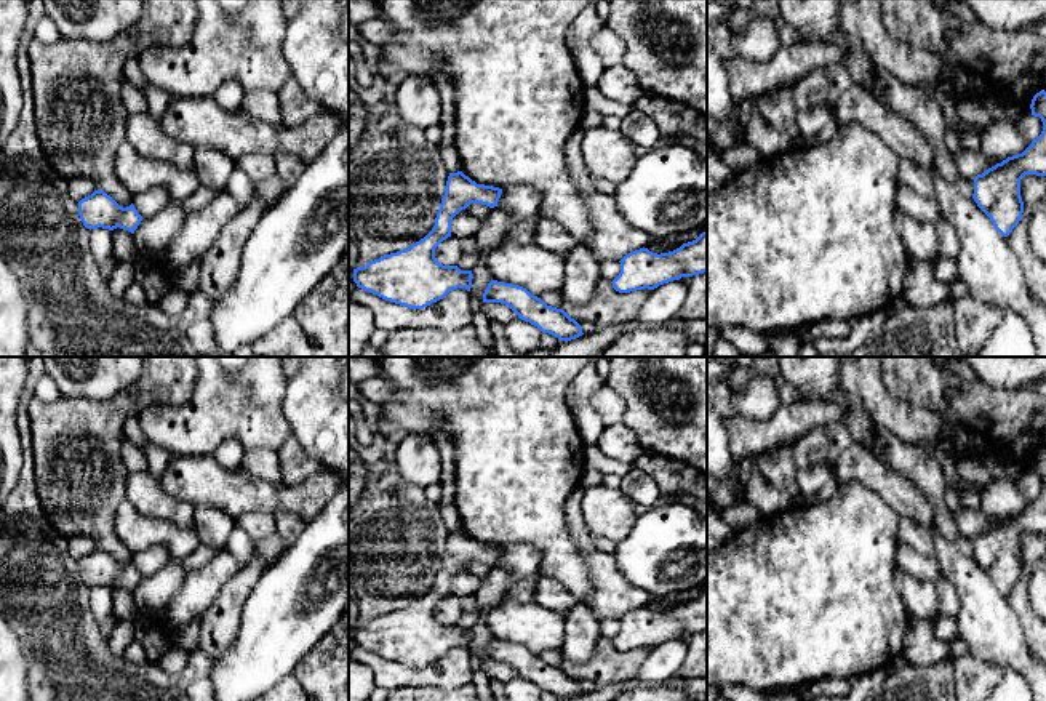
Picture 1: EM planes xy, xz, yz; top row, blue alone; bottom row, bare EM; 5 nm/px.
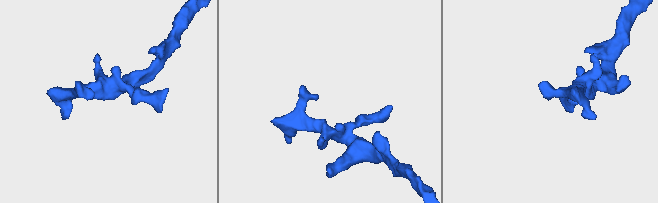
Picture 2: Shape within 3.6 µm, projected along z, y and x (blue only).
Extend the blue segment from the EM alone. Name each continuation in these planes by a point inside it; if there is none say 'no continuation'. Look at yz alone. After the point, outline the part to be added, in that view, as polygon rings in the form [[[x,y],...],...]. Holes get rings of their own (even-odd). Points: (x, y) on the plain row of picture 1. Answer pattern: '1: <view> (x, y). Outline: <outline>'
no continuation

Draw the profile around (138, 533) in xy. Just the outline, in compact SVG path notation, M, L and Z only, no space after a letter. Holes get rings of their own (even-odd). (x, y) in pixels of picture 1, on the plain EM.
M126 498L117 507L114 527L120 541L133 555L162 546L170 552L170 557L182 559L202 544L194 530L144 517Z

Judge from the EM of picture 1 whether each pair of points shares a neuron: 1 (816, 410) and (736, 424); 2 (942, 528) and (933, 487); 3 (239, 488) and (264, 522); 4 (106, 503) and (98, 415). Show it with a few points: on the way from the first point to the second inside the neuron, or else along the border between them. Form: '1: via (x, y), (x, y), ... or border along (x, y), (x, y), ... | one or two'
1: via (797, 418), (781, 429), (755, 429) | one
2: via (942, 519), (936, 496) | one
3: border along (272, 512), (243, 512), (235, 519) | two
4: via (106, 480), (112, 456), (98, 437) | one

